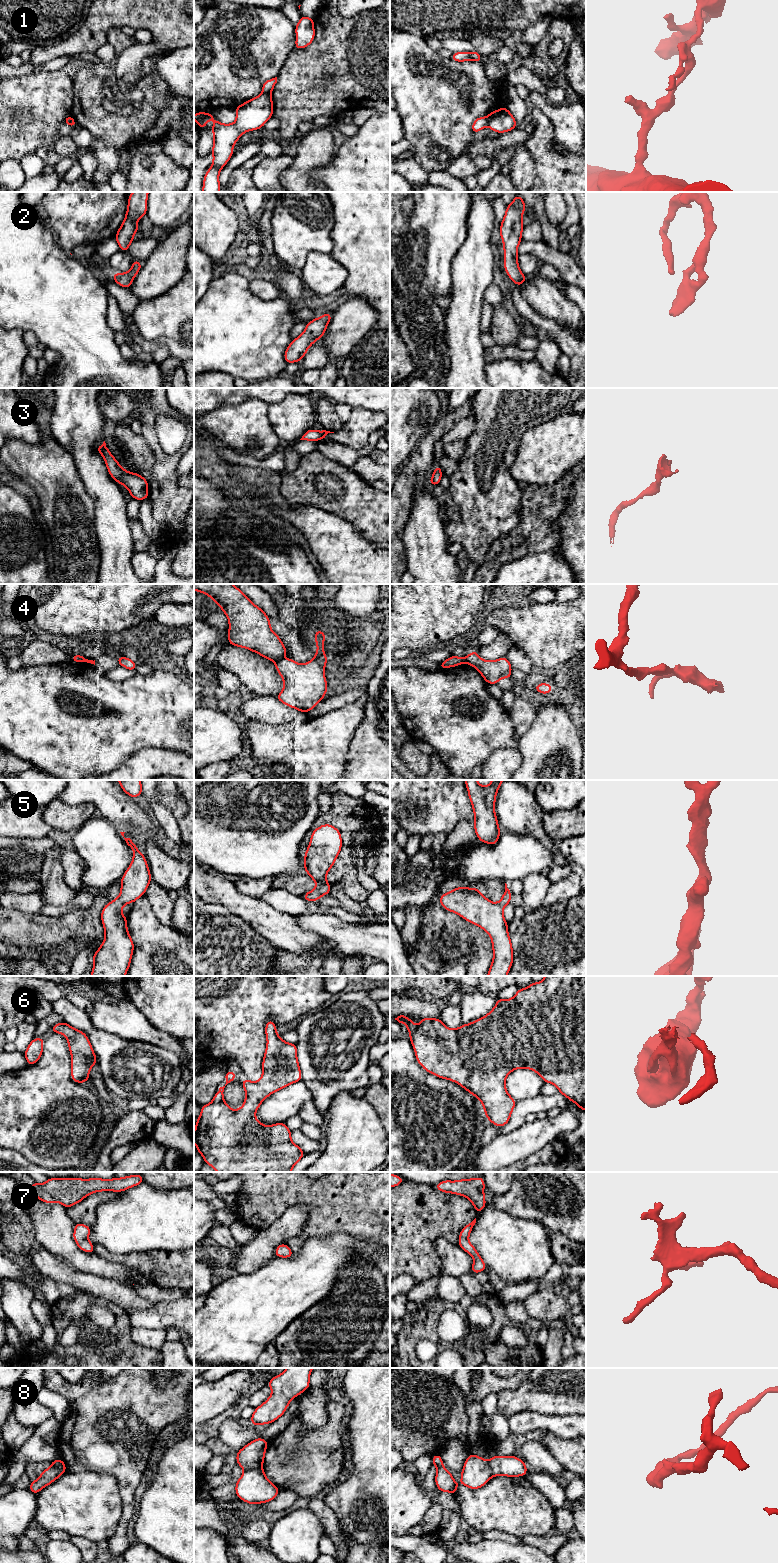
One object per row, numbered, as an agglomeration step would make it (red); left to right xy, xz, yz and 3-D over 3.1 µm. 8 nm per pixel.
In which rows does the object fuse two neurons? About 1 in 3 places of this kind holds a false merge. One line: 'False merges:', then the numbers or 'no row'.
False merges: 1, 4, 8

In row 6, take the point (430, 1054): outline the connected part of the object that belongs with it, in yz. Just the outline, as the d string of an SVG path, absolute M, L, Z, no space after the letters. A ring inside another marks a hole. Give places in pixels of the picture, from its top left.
M545 976L541 982L532 982L527 988L518 989L515 996L511 999L504 1000L496 998L496 1000L495 1007L487 1015L467 1025L462 1024L457 1029L447 1028L440 1018L419 1018L421 1023L418 1026L408 1016L400 1015L395 1020L407 1026L416 1060L423 1069L439 1078L458 1083L466 1091L477 1097L483 1104L482 1109L486 1112L485 1116L496 1126L503 1127L510 1120L511 1113L517 1102L508 1094L505 1081L510 1072L520 1068L531 1069L538 1073L544 1082L556 1086L559 1093L576 1103L581 1110L586 1111L586 976Z

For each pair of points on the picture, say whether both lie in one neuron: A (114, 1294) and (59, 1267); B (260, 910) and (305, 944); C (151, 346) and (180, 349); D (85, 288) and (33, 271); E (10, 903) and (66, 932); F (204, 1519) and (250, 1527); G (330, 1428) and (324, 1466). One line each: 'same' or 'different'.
A: same
B: same
C: same
D: same
E: different
F: same
G: same

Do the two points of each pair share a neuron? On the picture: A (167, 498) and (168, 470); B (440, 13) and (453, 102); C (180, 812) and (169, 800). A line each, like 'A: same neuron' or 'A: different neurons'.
A: same neuron
B: different neurons
C: same neuron

